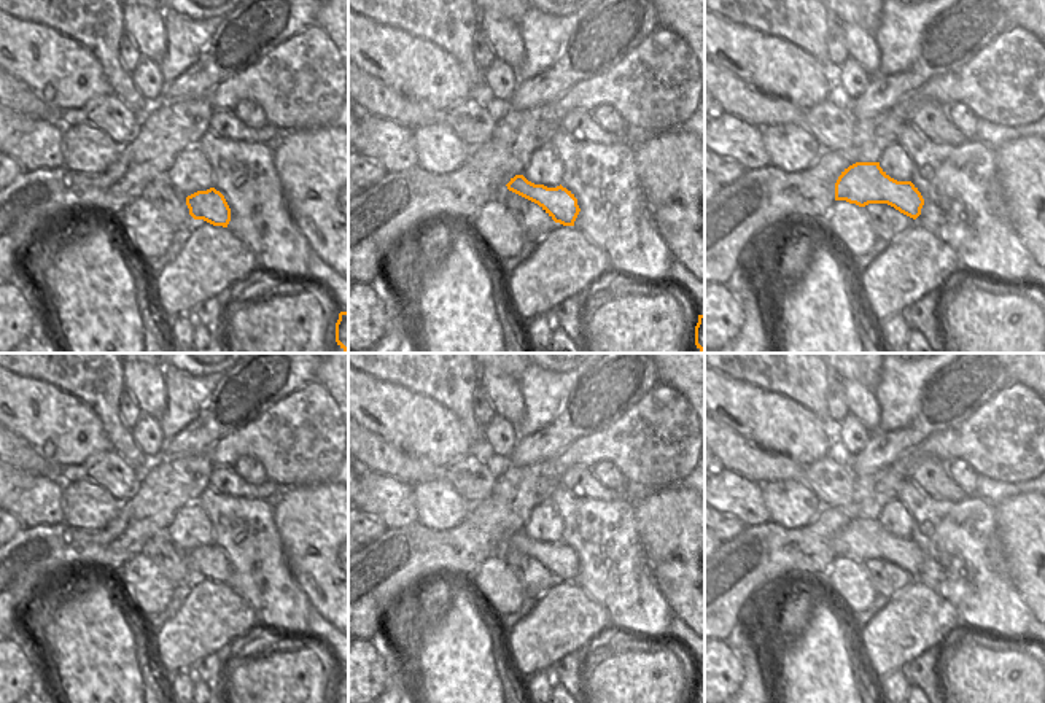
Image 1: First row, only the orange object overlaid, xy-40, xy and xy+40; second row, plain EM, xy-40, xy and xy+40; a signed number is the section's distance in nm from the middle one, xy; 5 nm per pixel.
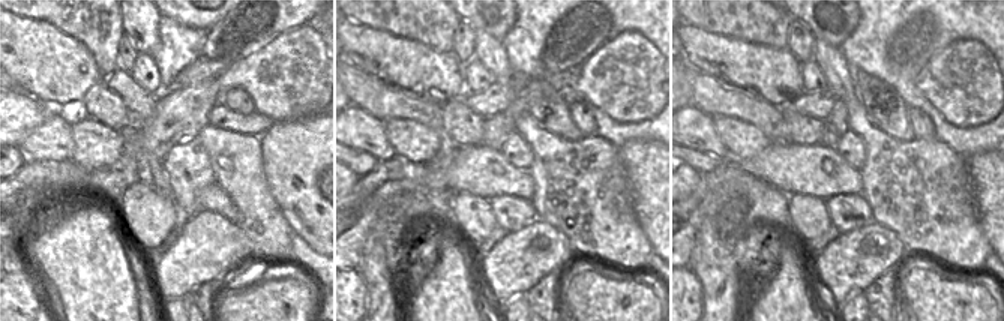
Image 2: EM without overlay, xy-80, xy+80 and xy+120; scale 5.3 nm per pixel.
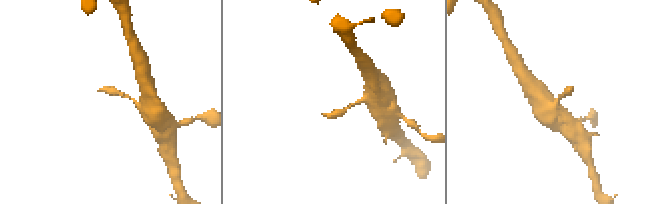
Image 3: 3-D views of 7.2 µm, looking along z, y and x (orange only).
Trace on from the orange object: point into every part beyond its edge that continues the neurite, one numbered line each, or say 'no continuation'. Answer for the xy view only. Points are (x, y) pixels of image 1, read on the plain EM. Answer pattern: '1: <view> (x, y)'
no continuation

